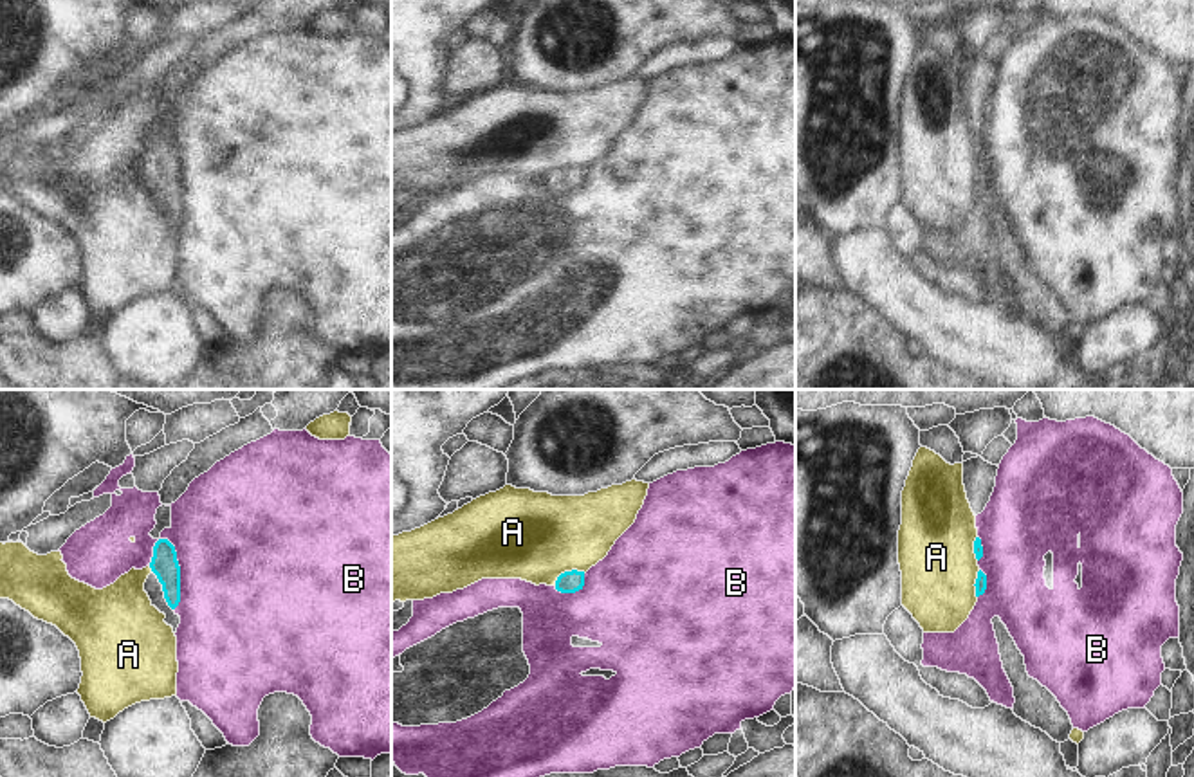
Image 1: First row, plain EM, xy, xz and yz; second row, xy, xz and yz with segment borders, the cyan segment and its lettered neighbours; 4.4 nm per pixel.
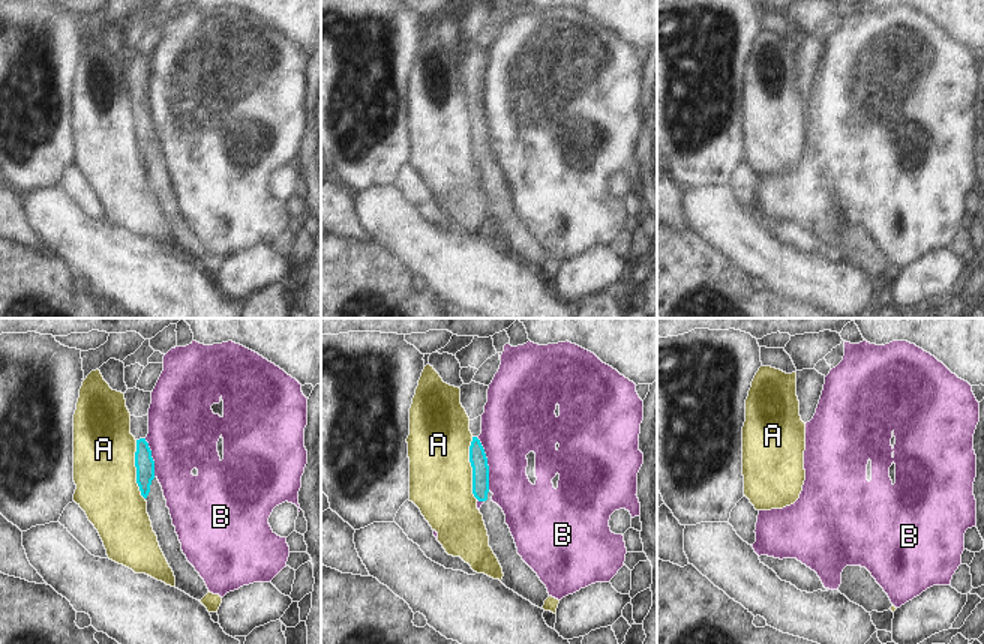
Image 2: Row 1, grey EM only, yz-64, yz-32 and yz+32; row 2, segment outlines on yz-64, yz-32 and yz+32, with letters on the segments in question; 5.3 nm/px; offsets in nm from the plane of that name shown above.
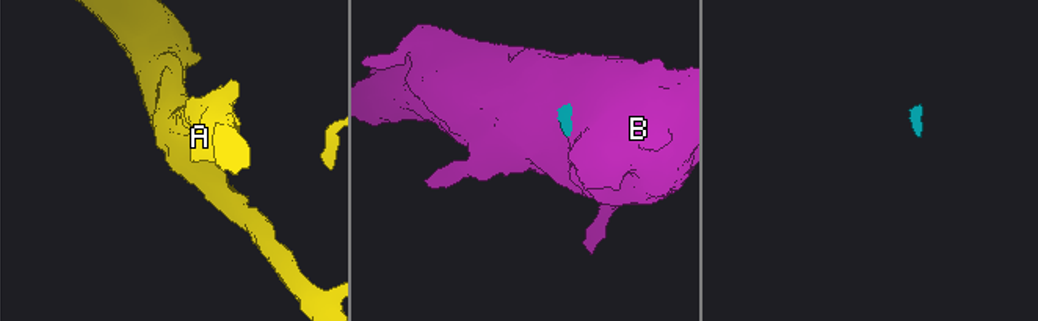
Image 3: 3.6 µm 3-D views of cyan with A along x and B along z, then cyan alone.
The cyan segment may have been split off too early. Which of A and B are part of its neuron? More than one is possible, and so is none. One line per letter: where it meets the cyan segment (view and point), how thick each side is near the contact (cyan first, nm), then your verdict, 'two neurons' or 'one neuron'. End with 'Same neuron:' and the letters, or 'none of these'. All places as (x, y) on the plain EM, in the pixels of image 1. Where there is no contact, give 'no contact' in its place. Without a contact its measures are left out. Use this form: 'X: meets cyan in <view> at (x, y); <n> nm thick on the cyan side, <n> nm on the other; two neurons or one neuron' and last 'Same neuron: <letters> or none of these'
A: meets cyan in xz at (567, 168); 100 nm thick on the cyan side, 400 nm on the other; two neurons
B: meets cyan in xy at (179, 168); 120 nm thick on the cyan side, 500 nm on the other; two neurons
Same neuron: none of these

